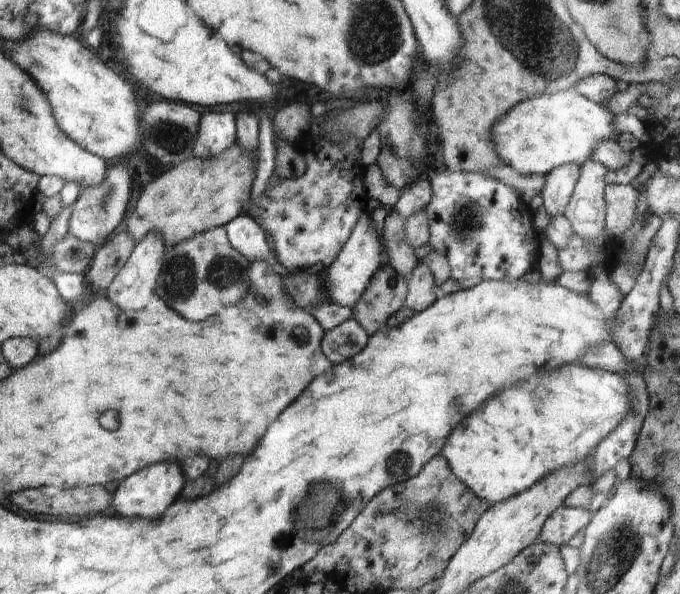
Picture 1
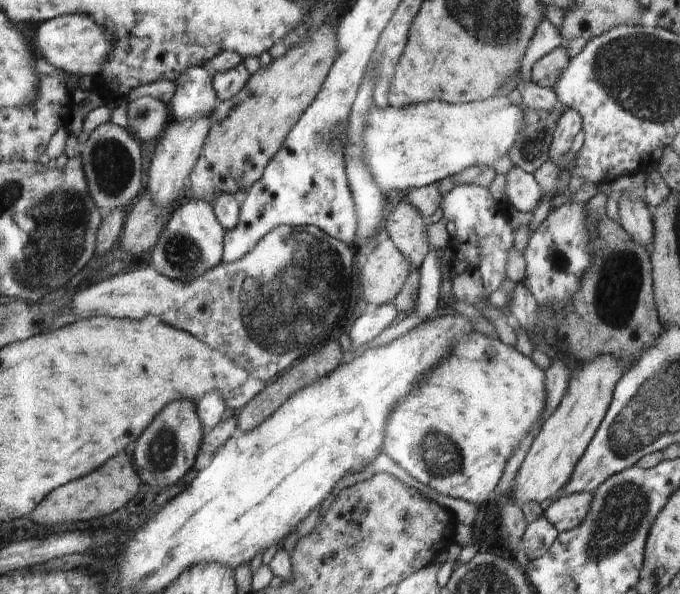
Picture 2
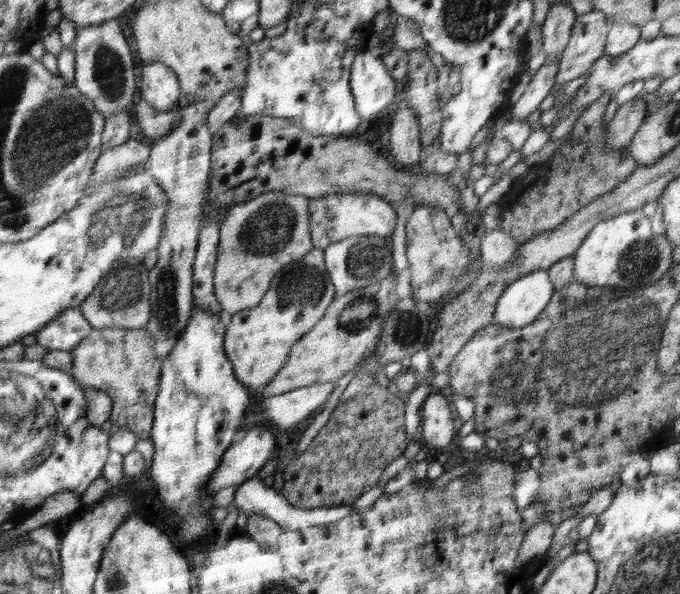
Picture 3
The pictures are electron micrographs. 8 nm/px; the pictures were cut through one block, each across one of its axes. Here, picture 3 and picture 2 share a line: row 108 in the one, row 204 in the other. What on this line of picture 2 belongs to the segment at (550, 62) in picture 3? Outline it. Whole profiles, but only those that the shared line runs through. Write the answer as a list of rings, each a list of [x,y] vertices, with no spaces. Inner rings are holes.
[[[514,165],[506,174],[505,193],[507,206],[520,212],[533,212],[542,198],[541,188],[532,173]]]

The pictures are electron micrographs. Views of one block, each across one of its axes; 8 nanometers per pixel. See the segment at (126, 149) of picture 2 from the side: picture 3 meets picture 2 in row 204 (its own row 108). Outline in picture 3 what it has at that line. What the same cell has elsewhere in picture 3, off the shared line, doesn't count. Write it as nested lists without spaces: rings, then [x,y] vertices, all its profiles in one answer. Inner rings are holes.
[[[117,19],[77,30],[73,40],[75,54],[74,86],[92,100],[105,120],[117,112],[128,111],[136,102],[139,91],[134,75],[134,58]]]

